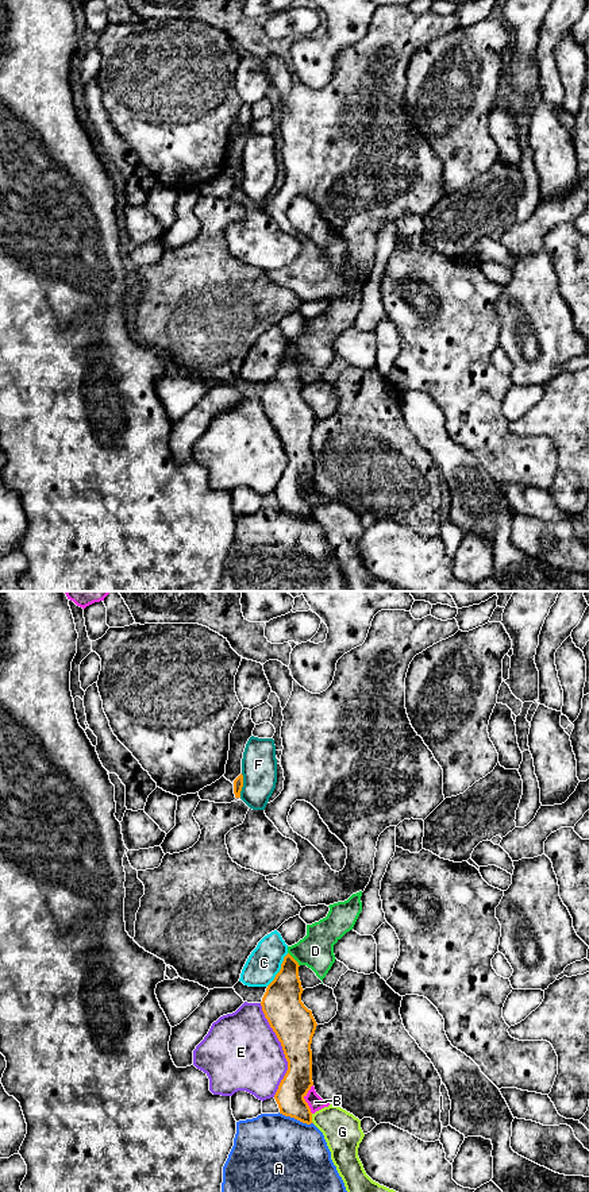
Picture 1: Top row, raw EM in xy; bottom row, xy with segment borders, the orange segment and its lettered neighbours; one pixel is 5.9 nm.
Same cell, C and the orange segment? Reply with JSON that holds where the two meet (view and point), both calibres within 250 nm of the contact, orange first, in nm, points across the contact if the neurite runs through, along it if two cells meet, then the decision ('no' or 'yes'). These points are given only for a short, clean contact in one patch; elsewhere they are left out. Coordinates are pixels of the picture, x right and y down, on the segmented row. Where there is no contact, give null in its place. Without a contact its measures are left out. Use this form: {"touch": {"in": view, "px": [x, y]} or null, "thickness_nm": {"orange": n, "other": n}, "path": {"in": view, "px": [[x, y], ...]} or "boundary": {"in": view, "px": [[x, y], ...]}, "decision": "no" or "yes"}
{"touch": {"in": "xy", "px": [280, 969]}, "thickness_nm": {"orange": 240, "other": 200}, "decision": "no"}

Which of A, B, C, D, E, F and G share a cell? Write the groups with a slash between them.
A / B / C / D / E / F / G

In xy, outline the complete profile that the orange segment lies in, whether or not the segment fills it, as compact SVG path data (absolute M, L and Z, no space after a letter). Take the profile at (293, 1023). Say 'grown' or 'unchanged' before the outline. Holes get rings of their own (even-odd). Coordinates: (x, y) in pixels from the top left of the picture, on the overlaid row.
unchanged | M288 953L280 972L267 985L261 1006L288 1061L288 1071L274 1095L280 1114L311 1125L312 1112L304 1098L313 1085L311 1044L317 1023L301 1002L304 990L299 967Z

